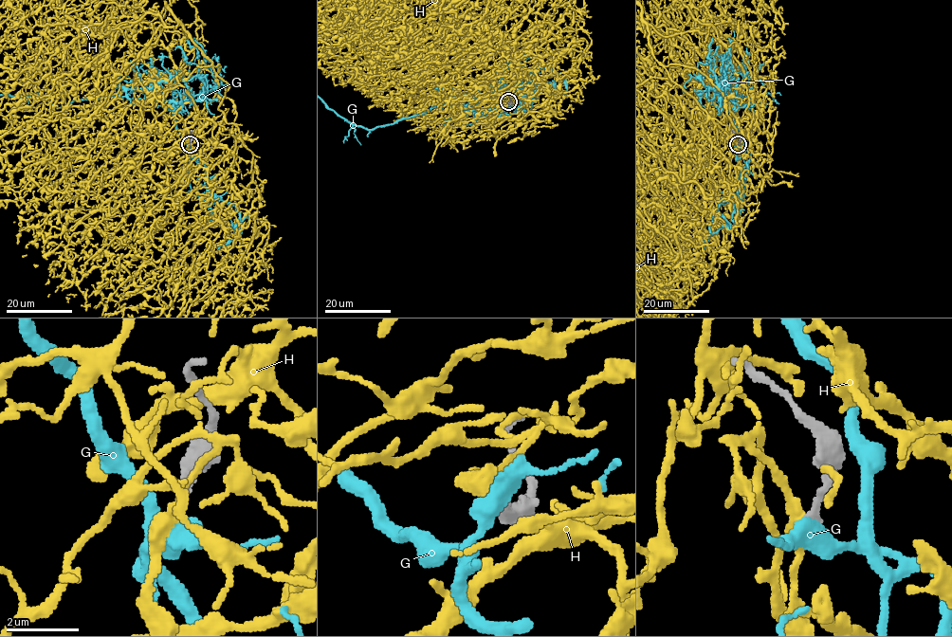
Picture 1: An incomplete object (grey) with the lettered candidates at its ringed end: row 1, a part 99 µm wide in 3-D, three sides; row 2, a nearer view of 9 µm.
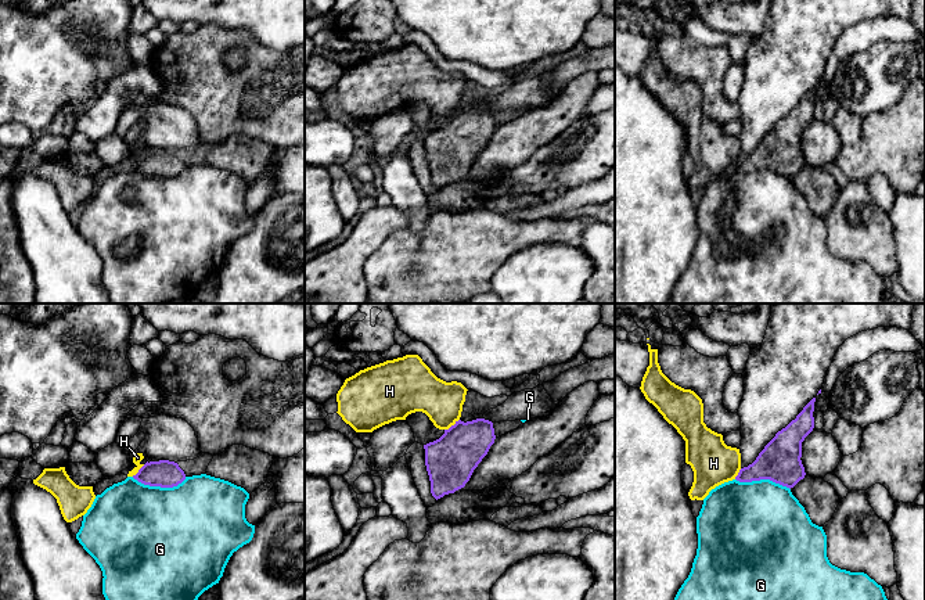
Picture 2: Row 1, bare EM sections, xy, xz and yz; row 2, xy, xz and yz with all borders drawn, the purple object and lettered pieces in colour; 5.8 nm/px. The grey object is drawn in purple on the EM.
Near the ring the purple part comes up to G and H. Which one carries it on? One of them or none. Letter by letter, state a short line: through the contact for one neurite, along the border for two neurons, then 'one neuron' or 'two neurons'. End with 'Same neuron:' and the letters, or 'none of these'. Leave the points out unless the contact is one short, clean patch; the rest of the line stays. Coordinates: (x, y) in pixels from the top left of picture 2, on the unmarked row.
G: two neurons
H: line xz (459, 108), (445, 119); two neurons
Same neuron: none of these

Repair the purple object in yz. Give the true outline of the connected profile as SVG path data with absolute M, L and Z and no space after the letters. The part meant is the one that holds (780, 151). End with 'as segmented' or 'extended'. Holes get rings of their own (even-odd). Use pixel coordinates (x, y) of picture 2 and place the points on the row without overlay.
M813 87L785 118L764 136L756 150L739 159L735 166L739 172L770 169L787 177L793 177L805 168L802 154L802 132L814 118Z; as segmented

